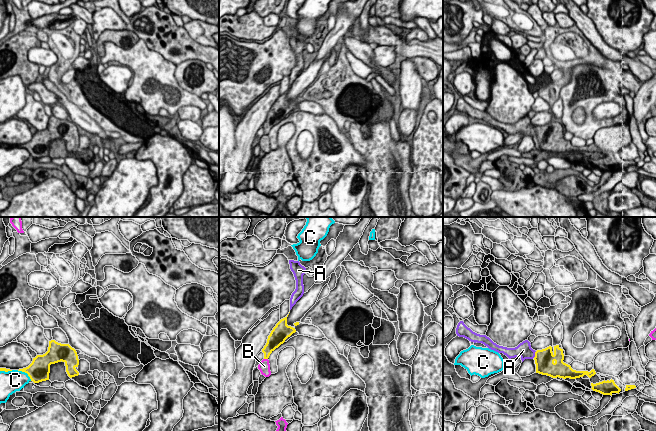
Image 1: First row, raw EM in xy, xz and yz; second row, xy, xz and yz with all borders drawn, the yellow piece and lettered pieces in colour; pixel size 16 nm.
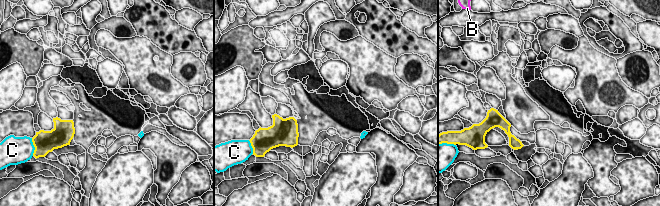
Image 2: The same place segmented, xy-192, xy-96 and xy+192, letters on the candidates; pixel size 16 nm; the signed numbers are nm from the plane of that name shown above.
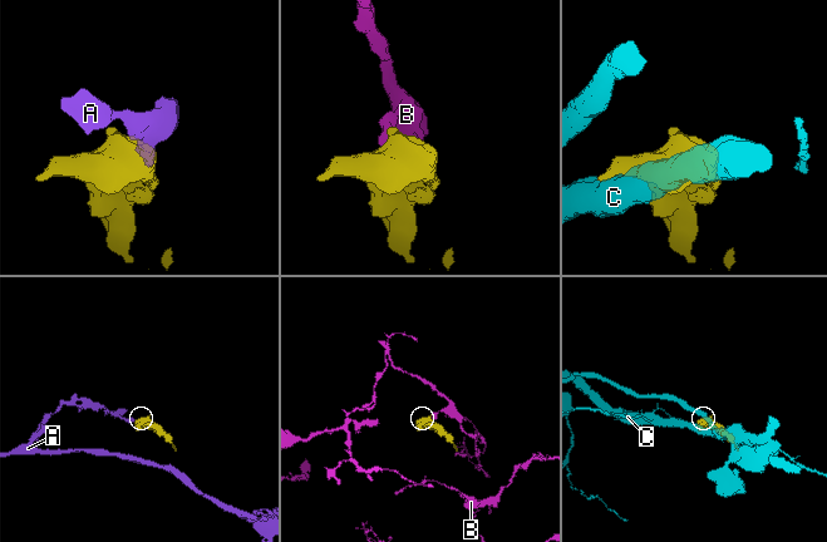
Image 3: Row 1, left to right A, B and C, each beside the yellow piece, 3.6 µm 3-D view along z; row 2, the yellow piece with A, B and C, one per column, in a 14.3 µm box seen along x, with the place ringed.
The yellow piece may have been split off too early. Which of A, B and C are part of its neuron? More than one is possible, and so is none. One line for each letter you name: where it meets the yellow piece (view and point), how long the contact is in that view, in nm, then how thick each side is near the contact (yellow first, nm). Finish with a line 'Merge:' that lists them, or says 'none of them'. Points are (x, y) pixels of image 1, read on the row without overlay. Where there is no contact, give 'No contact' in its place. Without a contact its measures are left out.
A: Touches yellow at yz (535, 130). Shared border 120 nm. Thickness 320 nm (yellow) against 240 nm
Merge: A

